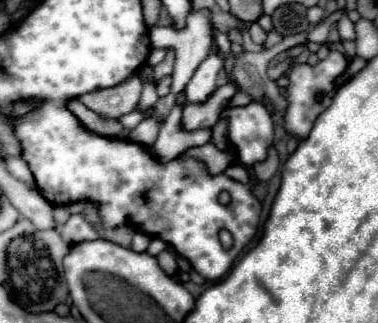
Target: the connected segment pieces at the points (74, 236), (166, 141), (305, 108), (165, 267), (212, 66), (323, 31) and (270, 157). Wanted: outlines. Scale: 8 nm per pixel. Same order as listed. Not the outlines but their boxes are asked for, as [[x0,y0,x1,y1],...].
[[59,214,97,246],[153,106,211,162],[285,50,349,140],[157,250,177,276],[185,44,223,102],[309,12,341,44],[253,146,279,182]]

